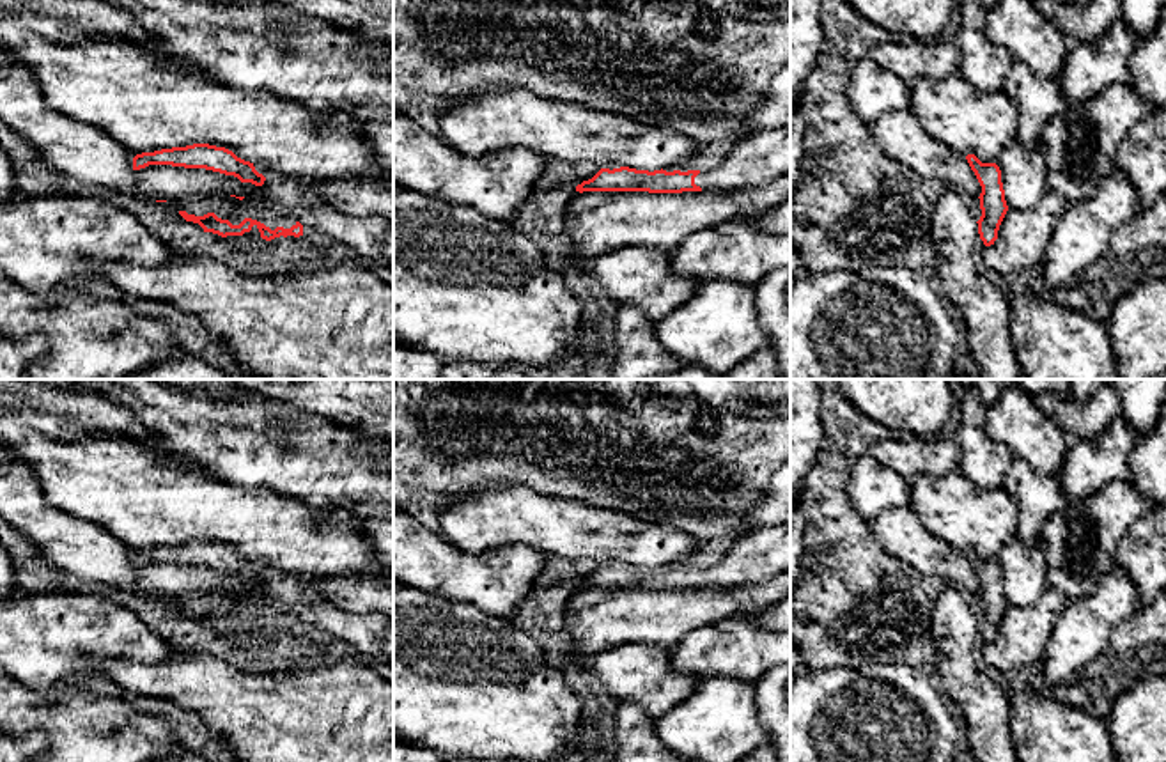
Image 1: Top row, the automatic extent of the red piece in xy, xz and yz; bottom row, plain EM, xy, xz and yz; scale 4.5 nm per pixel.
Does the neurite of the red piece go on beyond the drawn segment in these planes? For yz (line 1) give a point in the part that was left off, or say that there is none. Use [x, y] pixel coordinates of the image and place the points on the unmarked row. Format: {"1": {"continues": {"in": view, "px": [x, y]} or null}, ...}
{"1": {"continues": null}}

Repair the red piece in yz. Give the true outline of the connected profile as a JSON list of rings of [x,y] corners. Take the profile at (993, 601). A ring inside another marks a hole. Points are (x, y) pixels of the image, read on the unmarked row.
[[[968,551],[966,556],[982,583],[982,590],[978,594],[982,606],[982,613],[976,618],[978,631],[983,641],[991,643],[998,636],[999,622],[1008,608],[1001,567],[996,560],[982,560],[975,551]]]

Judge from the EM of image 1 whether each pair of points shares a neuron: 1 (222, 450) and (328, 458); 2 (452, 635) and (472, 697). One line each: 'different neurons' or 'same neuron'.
1: same neuron
2: same neuron

